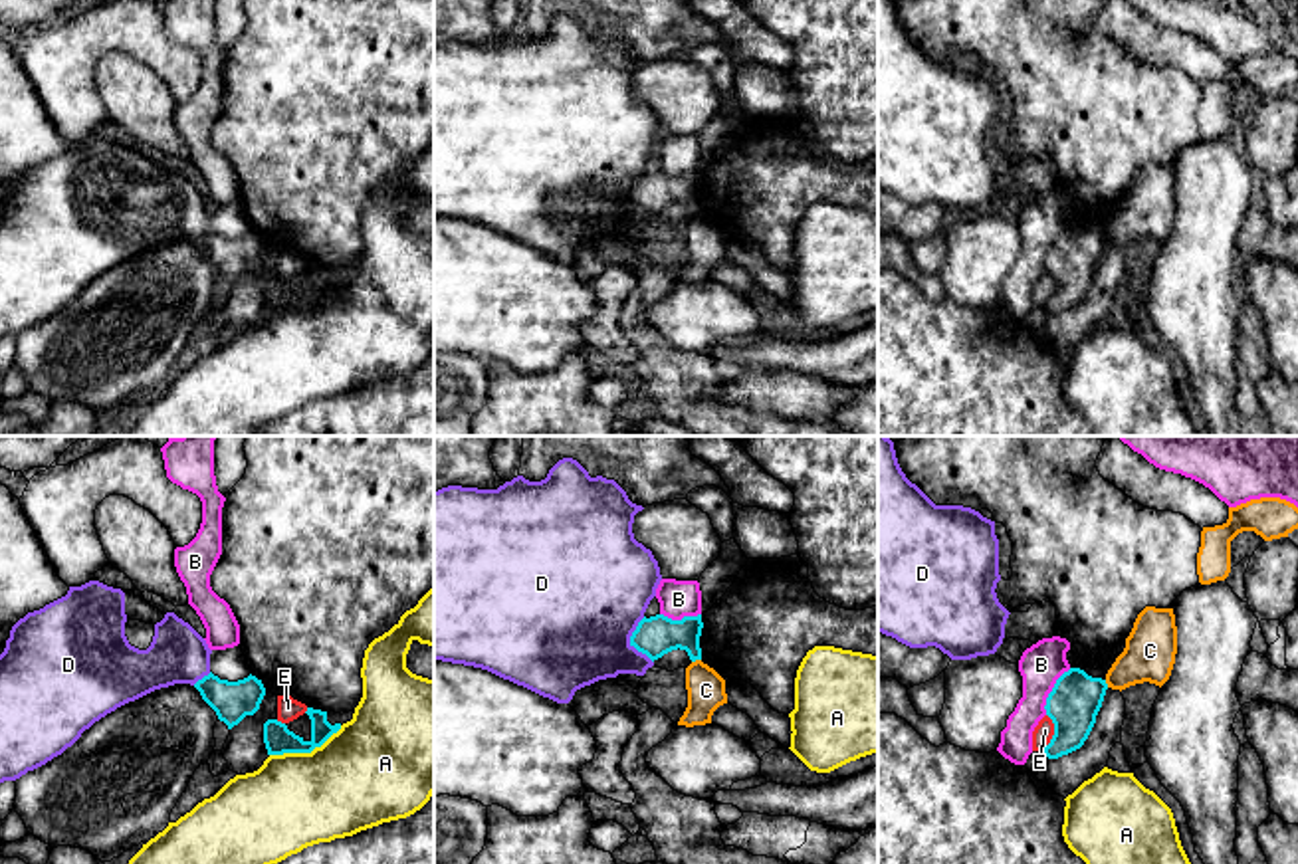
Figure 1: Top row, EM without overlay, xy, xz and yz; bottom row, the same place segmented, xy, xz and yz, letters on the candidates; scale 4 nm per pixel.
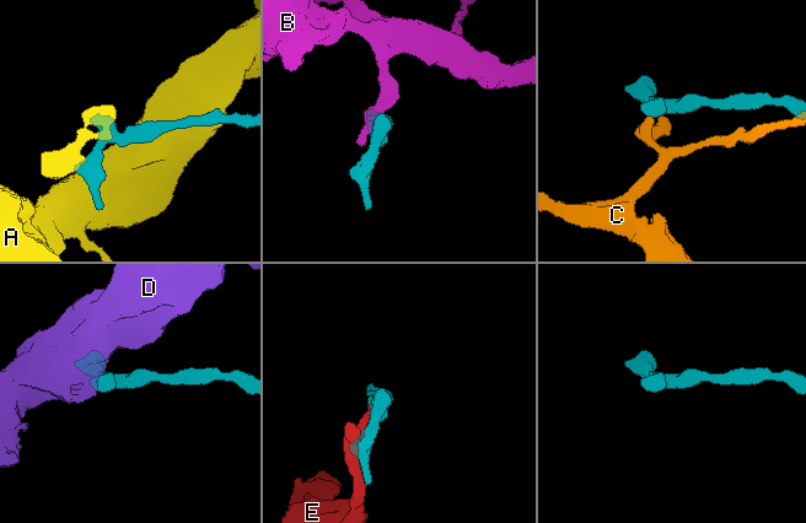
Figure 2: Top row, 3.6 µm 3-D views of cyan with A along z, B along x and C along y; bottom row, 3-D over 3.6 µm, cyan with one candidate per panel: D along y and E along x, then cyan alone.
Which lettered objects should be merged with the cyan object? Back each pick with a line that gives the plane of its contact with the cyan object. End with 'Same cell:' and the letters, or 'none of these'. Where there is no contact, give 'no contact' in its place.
Same cell: none of these

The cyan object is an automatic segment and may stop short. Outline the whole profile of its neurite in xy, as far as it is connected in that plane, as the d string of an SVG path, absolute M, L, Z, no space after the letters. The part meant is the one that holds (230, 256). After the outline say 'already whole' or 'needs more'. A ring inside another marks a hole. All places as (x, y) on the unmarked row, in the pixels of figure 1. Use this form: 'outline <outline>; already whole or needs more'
outline M210 228L194 244L228 285L238 281L246 271L254 271L266 252L262 236L252 230L244 236L228 238Z; already whole

